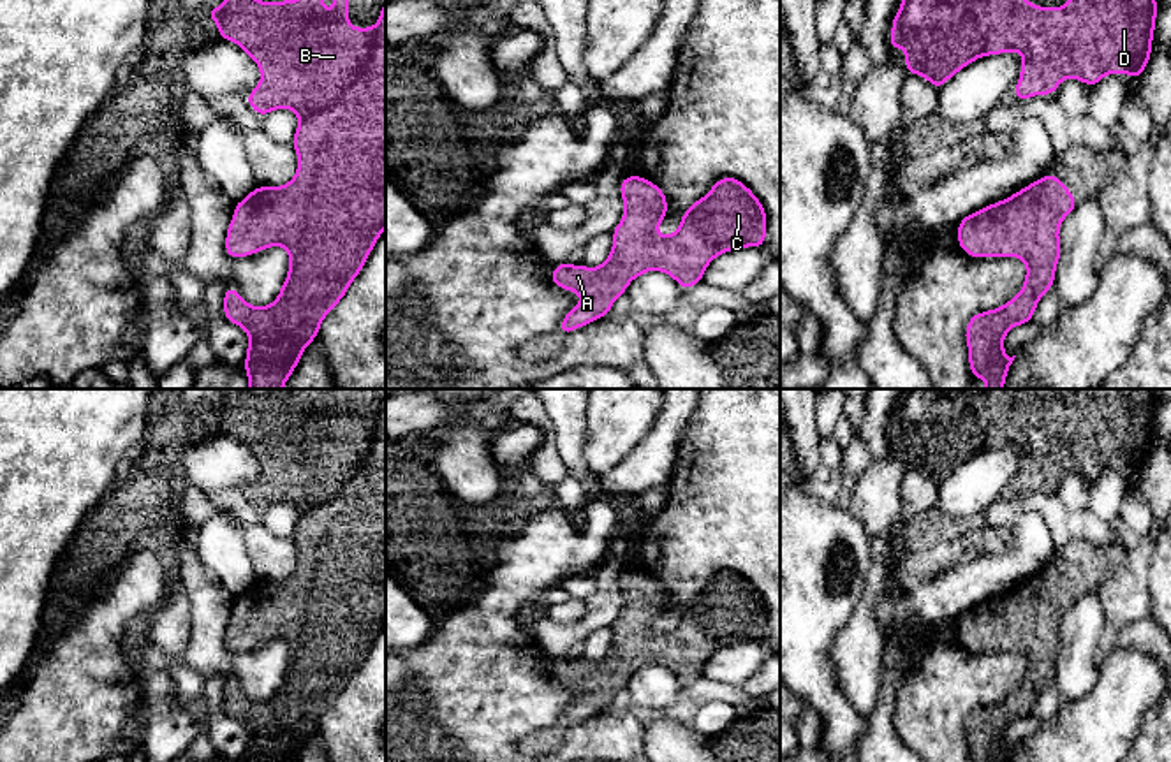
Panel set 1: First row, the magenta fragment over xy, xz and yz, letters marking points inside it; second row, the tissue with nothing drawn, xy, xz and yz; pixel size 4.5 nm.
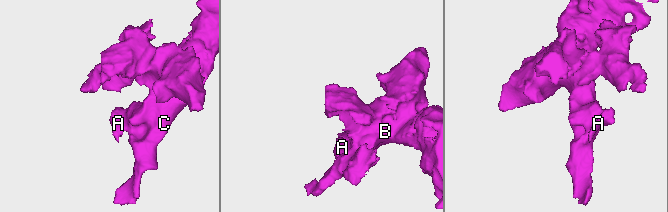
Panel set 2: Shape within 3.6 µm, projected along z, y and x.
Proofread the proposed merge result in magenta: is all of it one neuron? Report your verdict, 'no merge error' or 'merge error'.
no merge error

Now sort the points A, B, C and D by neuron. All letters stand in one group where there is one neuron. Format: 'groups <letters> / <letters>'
groups A B C D

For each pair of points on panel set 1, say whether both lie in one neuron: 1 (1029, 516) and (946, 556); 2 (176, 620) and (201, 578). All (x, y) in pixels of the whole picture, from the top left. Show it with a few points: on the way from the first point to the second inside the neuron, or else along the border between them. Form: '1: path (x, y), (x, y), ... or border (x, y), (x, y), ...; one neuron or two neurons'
1: border (978, 555), (939, 574); two neurons
2: border (178, 579), (189, 600), (189, 641); two neurons

